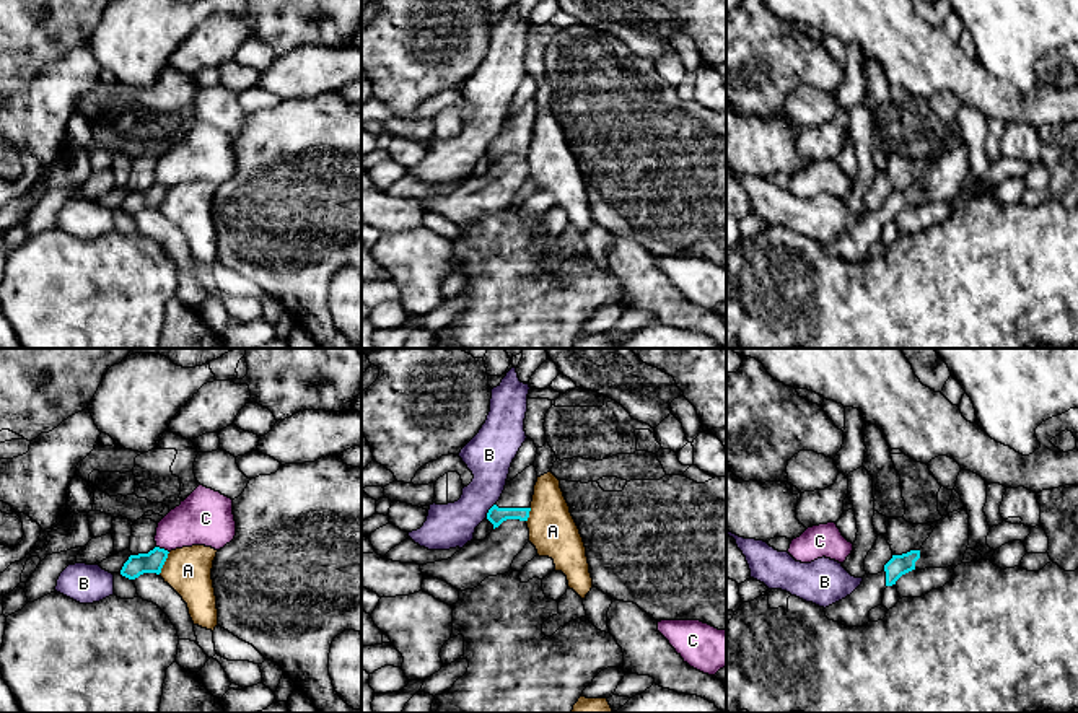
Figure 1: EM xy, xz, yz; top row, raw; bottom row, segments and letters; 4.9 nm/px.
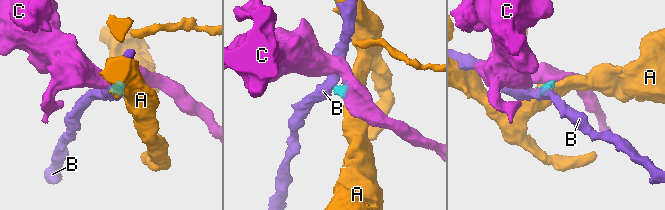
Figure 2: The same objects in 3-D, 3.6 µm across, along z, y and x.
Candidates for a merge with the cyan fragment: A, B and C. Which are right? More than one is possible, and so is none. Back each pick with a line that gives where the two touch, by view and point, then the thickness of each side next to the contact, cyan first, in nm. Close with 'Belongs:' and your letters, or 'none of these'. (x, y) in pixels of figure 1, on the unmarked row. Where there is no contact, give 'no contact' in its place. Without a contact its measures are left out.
Belongs: none of these

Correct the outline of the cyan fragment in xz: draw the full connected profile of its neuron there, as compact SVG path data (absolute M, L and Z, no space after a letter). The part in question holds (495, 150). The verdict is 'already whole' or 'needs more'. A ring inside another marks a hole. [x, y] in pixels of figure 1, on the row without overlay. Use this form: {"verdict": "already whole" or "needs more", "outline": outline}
{"verdict": "needs more", "outline": "M534 101L526 103L513 116L506 117L500 135L487 148L493 164L506 155L528 156L536 117Z"}

